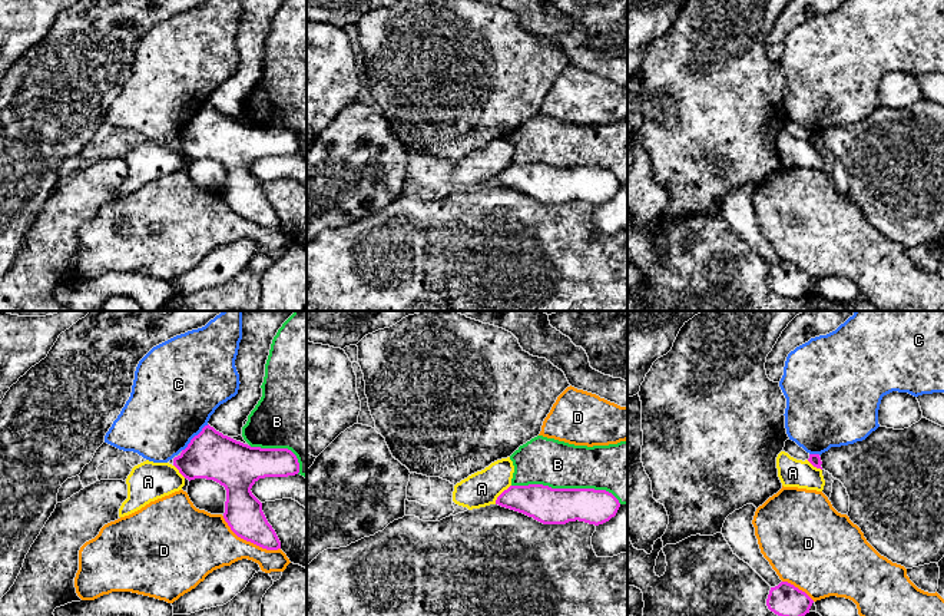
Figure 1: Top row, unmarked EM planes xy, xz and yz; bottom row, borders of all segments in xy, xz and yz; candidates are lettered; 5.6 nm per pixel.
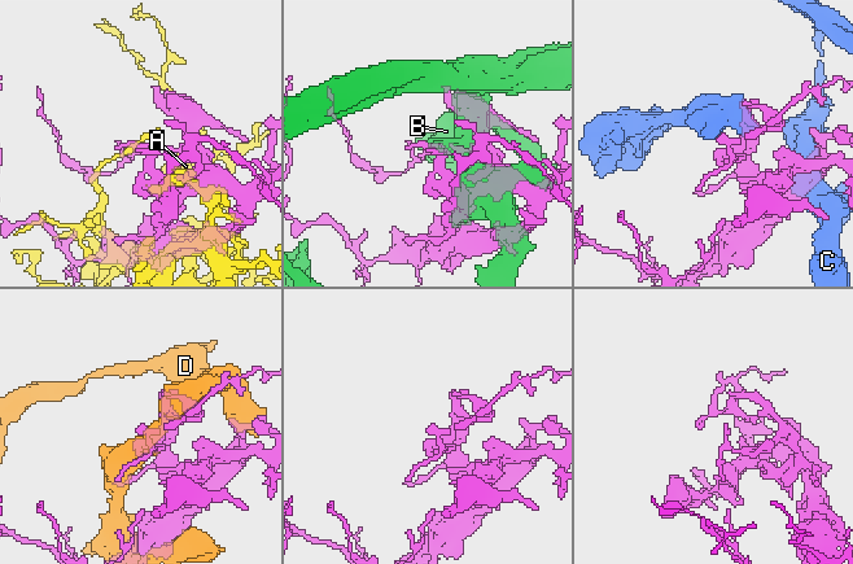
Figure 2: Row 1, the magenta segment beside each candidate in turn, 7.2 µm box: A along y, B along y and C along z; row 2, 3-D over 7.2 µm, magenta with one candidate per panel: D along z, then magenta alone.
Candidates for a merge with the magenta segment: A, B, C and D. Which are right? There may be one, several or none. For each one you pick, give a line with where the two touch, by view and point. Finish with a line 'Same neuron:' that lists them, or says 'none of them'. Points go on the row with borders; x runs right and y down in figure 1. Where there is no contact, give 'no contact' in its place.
A: xz (500, 494)
Same neuron: A

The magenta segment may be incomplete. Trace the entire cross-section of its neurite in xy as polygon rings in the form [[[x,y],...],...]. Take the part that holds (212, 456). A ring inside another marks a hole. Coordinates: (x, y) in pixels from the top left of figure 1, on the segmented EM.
[[[208,424],[173,458],[173,466],[189,481],[206,478],[225,487],[223,519],[238,537],[266,550],[281,549],[251,489],[259,478],[298,474],[299,463],[291,450],[251,447]]]

